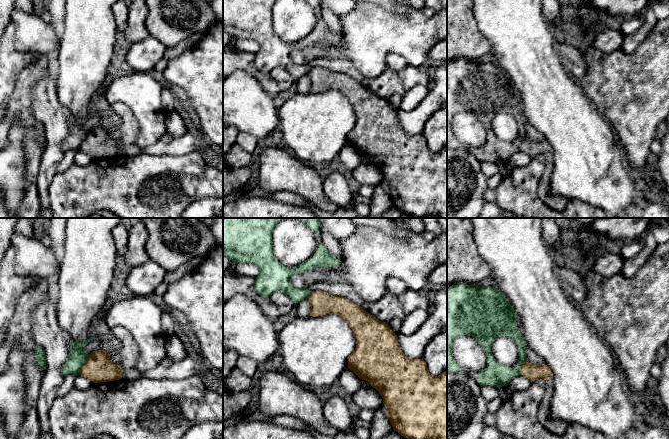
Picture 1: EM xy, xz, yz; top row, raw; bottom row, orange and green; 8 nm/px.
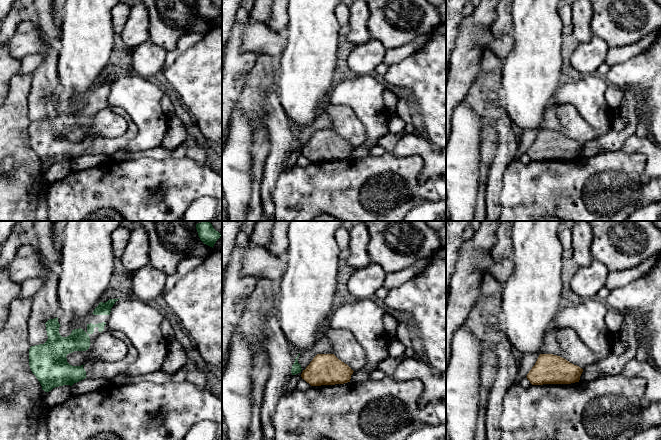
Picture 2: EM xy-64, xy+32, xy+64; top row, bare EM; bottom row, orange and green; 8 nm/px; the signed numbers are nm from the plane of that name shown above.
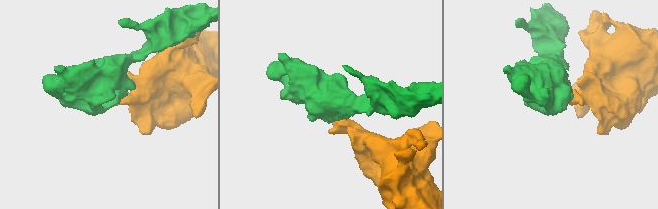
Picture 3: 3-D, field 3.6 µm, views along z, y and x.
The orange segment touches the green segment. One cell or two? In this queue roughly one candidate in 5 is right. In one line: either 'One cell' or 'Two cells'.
Two cells

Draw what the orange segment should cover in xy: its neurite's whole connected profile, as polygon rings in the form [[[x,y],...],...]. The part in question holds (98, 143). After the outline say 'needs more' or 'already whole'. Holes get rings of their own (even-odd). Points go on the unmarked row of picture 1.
[[[104,125],[92,128],[82,142],[79,151],[94,159],[122,155],[123,145],[121,141],[114,140],[110,136],[110,132]]] | already whole

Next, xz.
[[[317,66],[307,75],[311,82],[309,92],[336,90],[353,105],[356,124],[348,134],[348,144],[382,172],[394,207],[416,217],[447,218],[447,147],[431,152],[423,134],[412,136],[404,131],[388,99],[379,97],[346,73]]] | already whole

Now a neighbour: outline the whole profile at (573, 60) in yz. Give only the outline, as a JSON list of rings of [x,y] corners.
[[[556,40],[553,43],[553,50],[564,67],[577,81],[586,76],[588,66],[585,61],[584,53],[571,46],[561,44]]]

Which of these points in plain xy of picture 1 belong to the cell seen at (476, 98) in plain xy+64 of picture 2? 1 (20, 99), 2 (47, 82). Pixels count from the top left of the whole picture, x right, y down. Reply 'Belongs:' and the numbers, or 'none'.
Belongs: 1

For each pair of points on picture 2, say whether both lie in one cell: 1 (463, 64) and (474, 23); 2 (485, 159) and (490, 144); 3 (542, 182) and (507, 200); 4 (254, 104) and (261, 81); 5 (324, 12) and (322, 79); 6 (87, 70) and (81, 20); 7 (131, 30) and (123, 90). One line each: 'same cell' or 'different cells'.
1: same cell
2: same cell
3: same cell
4: same cell
5: same cell
6: same cell
7: different cells

